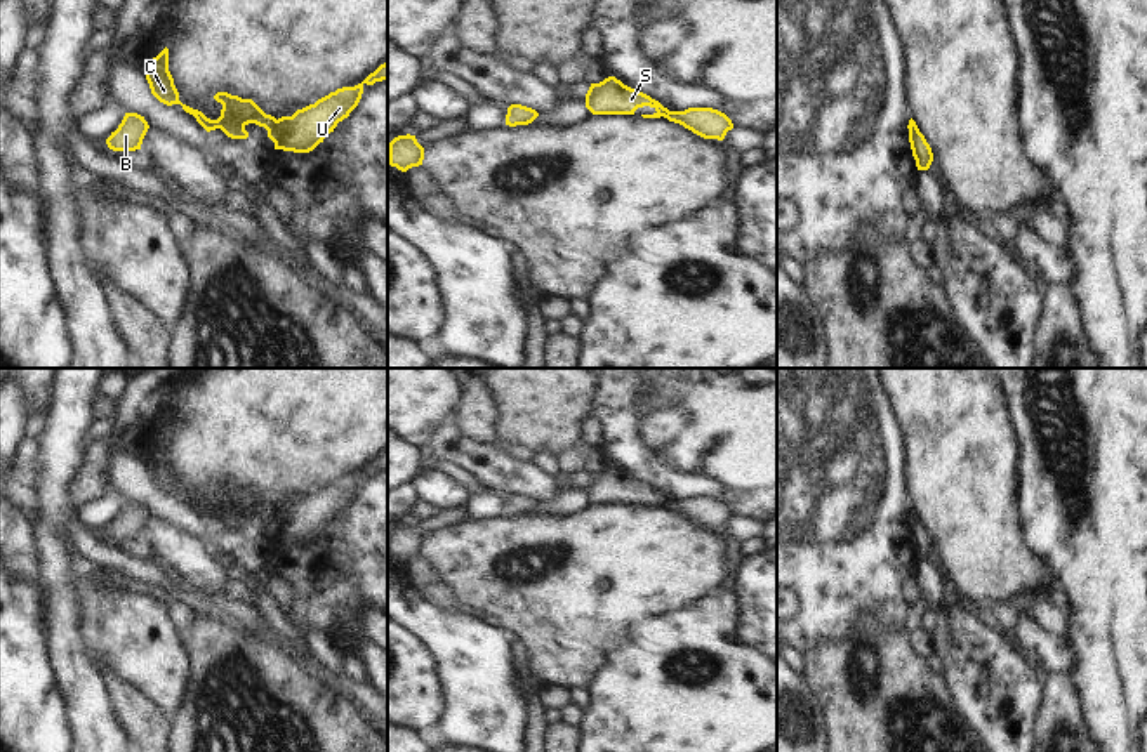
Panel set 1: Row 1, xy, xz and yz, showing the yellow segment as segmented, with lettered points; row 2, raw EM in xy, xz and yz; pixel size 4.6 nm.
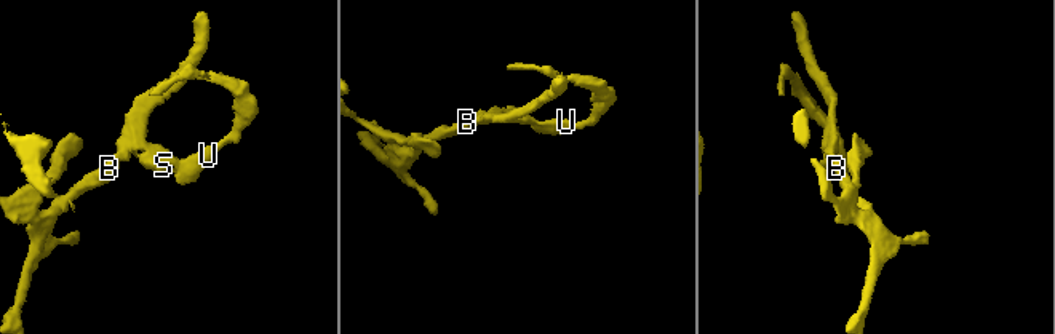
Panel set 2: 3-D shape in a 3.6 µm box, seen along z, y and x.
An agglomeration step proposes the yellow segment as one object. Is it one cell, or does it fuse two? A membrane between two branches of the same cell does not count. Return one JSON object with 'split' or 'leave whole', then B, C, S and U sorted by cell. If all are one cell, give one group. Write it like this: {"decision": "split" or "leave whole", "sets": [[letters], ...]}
{"decision": "split", "sets": [["B", "C", "S"], ["U"]]}

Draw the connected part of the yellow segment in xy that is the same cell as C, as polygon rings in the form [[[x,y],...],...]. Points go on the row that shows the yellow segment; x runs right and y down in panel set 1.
[[[165,47],[146,71],[151,94],[163,104],[181,104],[182,109],[196,118],[196,122],[207,130],[221,129],[231,139],[247,139],[245,127],[255,123],[264,127],[268,134],[276,130],[276,118],[266,115],[252,99],[242,99],[228,92],[217,92],[214,99],[222,104],[221,116],[217,120],[207,118],[202,111],[193,109],[179,101],[179,92],[174,85],[174,78],[169,71],[169,49]]]

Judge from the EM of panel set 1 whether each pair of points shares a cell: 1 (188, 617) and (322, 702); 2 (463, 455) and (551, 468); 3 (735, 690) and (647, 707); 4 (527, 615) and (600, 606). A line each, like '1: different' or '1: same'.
1: different
2: different
3: same
4: same

